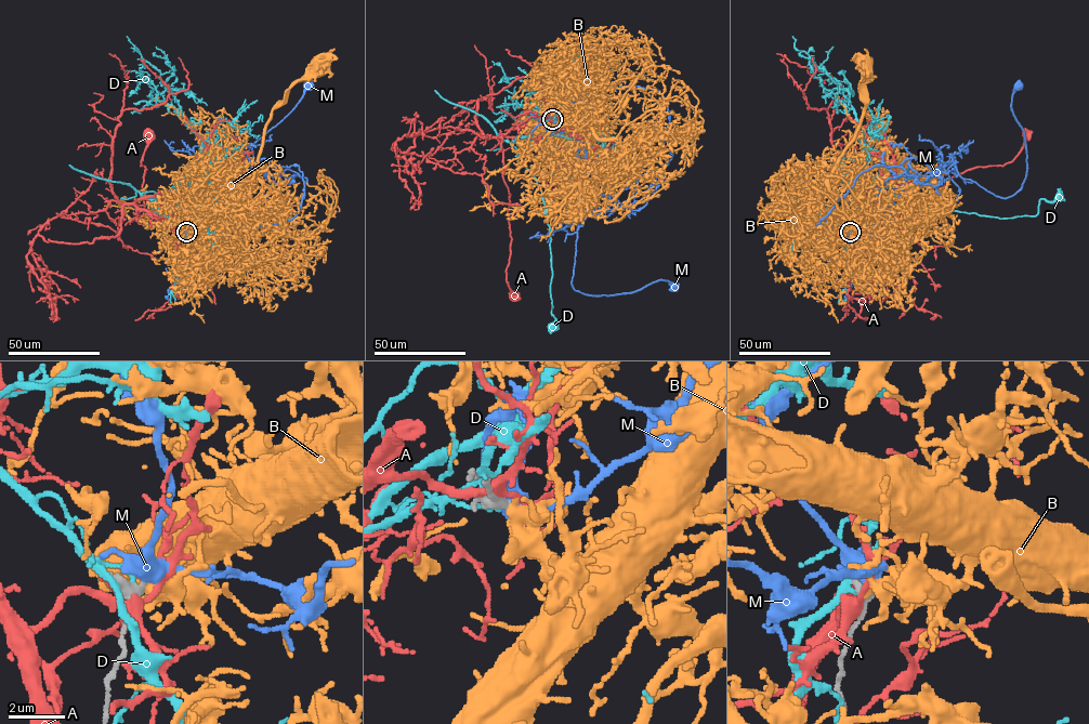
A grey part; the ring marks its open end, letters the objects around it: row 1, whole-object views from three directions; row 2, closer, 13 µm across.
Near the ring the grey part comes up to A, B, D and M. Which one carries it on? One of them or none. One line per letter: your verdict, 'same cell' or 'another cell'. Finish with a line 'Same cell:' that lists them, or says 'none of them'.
A: another cell
B: same cell
D: another cell
M: another cell
Same cell: B

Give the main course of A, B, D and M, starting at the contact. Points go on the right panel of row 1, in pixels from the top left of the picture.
A: (850, 234), (867, 205), (888, 206), (913, 221), (952, 178), (1010, 162), (1028, 135)
B: (850, 232), (854, 229), (824, 208), (824, 196), (866, 107), (863, 62)
D: (850, 232), (871, 202), (870, 193), (883, 192), (939, 209), (1000, 219), (1035, 215), (1040, 199), (1059, 197)
M: (850, 232), (817, 225), (876, 165), (952, 161), (1013, 195), (1027, 168), (1017, 86)

